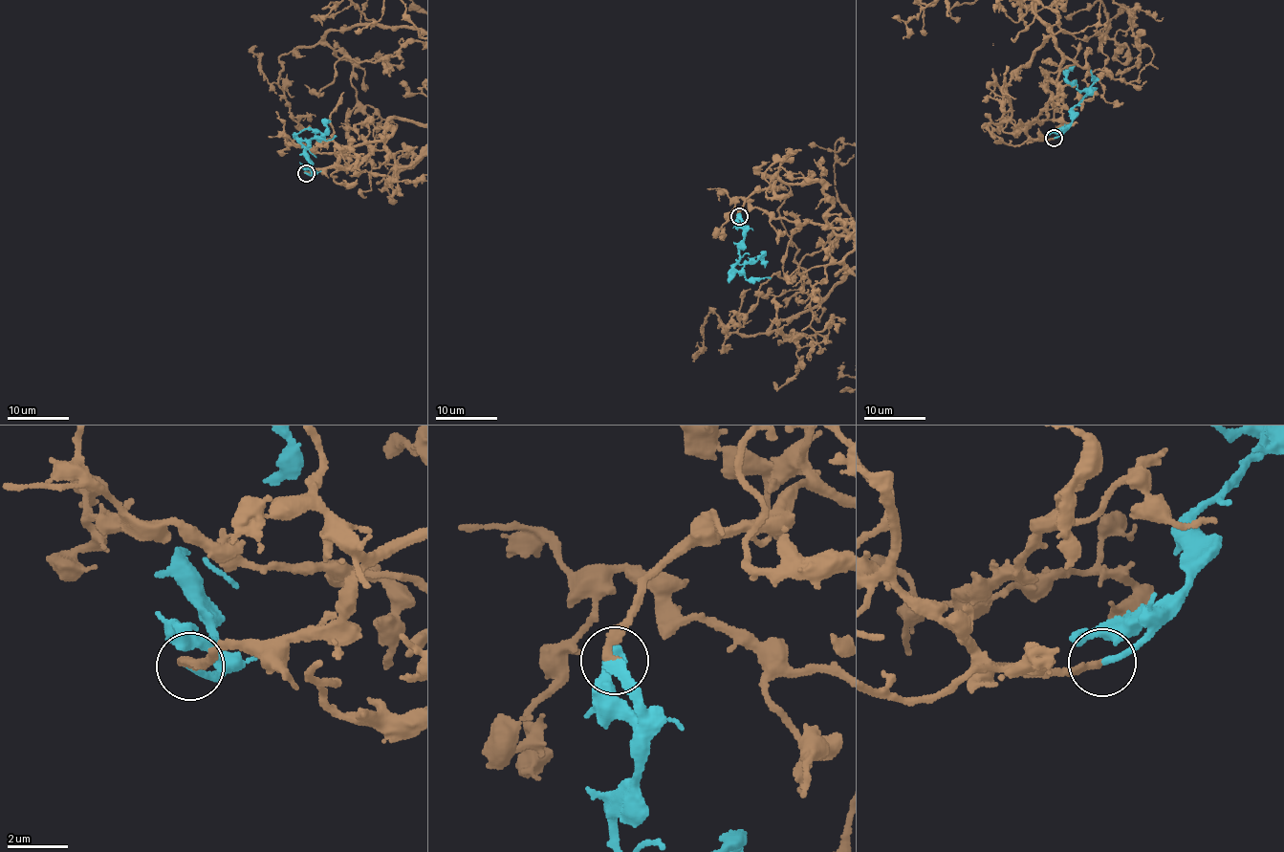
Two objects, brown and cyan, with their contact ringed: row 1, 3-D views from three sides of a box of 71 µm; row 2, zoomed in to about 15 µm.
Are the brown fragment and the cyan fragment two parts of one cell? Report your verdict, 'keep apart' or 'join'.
join

